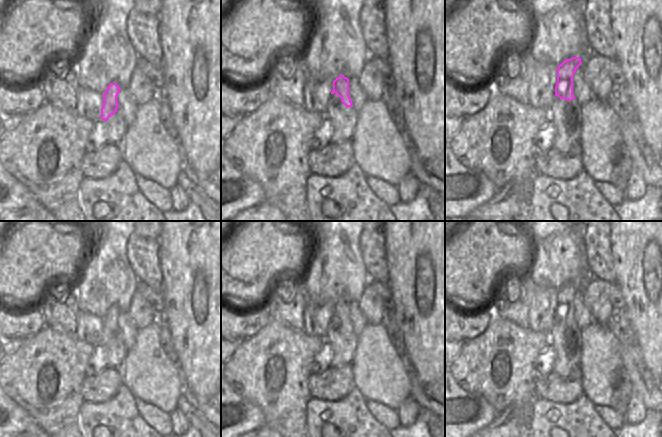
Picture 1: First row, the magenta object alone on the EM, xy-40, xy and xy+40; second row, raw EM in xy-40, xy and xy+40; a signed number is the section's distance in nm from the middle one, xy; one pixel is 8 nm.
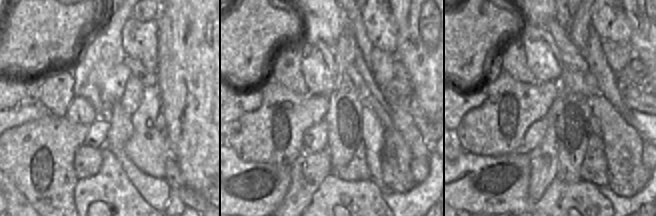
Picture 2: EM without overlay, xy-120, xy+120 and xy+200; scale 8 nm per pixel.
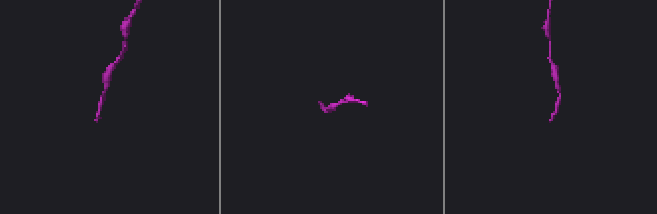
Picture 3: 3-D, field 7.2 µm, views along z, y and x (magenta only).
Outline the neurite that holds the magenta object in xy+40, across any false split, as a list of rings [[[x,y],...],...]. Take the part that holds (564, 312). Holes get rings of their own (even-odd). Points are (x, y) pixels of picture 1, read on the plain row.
[[[572,281],[557,292],[556,321],[549,338],[556,354],[553,373],[562,379],[566,379],[581,360],[581,329],[573,318],[573,300],[581,288],[580,281]]]

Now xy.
[[[340,299],[333,305],[331,322],[325,334],[325,341],[333,350],[331,367],[351,365],[357,348],[357,336],[349,320],[349,303]]]

